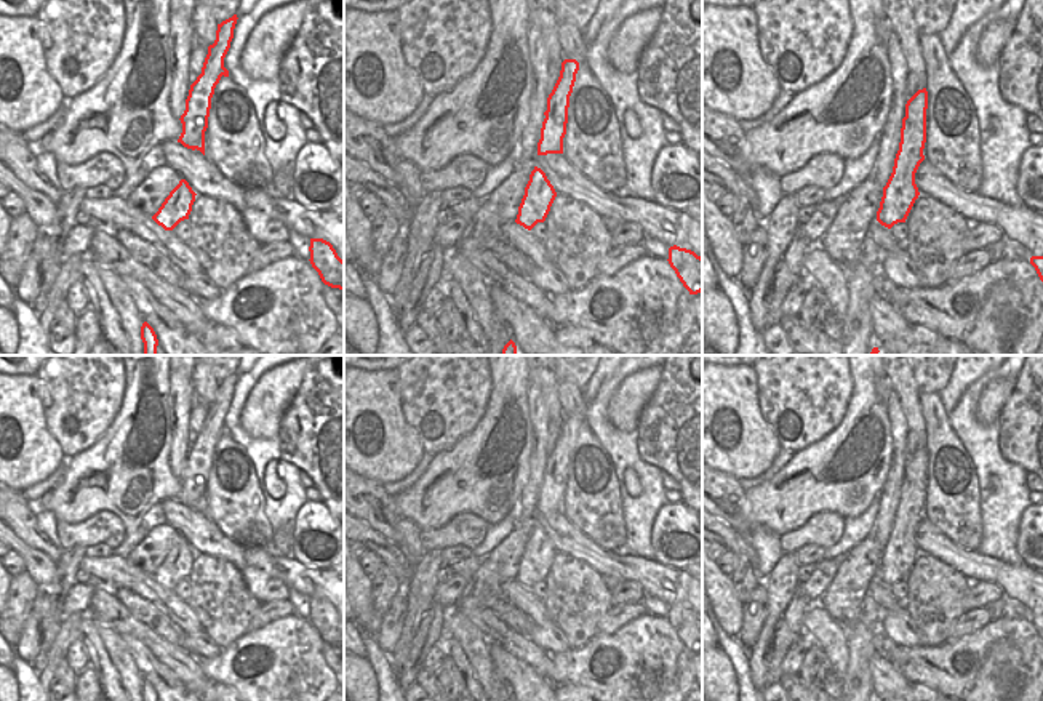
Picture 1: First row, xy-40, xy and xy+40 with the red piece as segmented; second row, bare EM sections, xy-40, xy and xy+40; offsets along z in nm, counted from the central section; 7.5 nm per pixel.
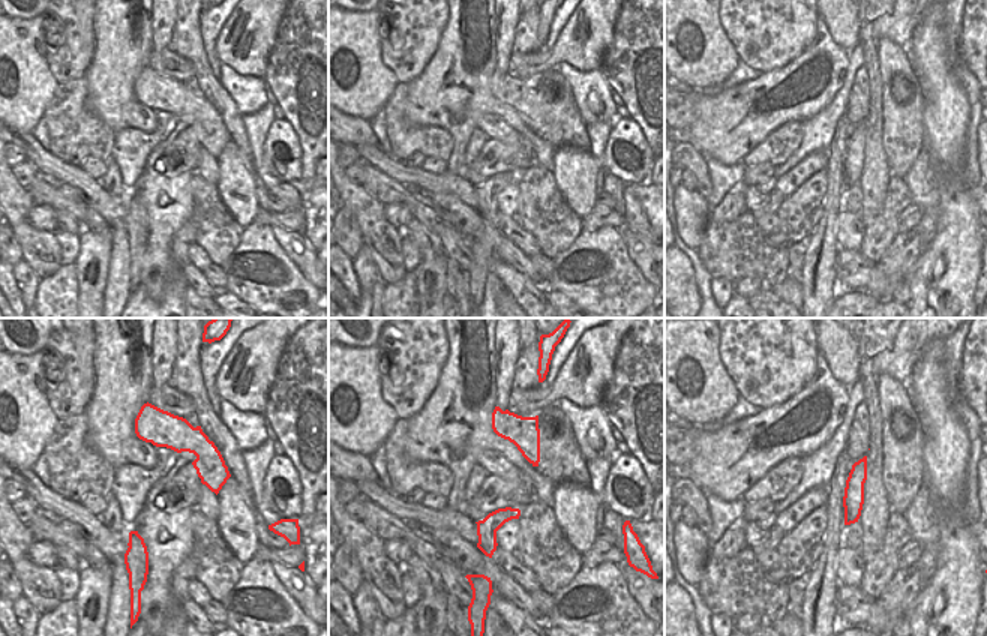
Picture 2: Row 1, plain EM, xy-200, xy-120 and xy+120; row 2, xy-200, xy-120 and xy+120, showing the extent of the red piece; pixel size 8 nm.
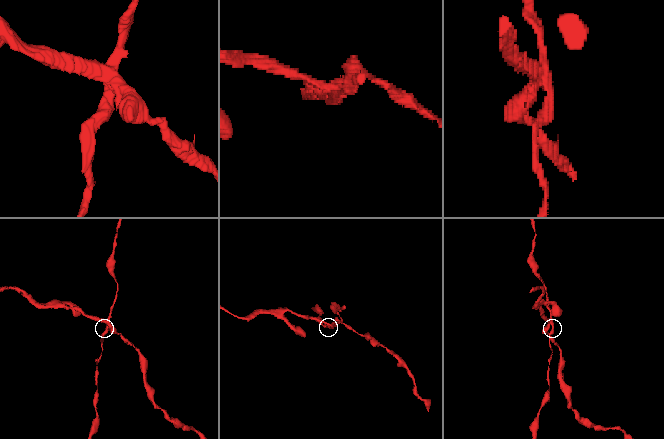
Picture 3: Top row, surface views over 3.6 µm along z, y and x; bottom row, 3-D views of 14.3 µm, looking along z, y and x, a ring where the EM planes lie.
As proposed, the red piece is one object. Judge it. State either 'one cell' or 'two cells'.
two cells

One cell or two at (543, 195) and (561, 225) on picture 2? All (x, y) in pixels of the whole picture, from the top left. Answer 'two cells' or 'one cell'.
one cell

